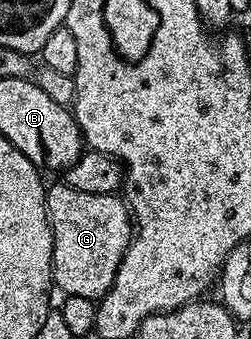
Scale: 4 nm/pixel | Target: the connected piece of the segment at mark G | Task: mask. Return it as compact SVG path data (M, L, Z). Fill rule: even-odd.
M56 183L56 185L48 184L47 191L47 218L51 224L51 234L53 235L53 259L51 260L51 279L56 290L60 289L60 294L72 297L73 295L85 295L92 299L103 298L113 287L113 279L115 272L119 270L119 265L123 262L125 251L131 245L133 240L133 214L122 196L106 193L105 195L89 195L85 191L73 191L73 187Z

